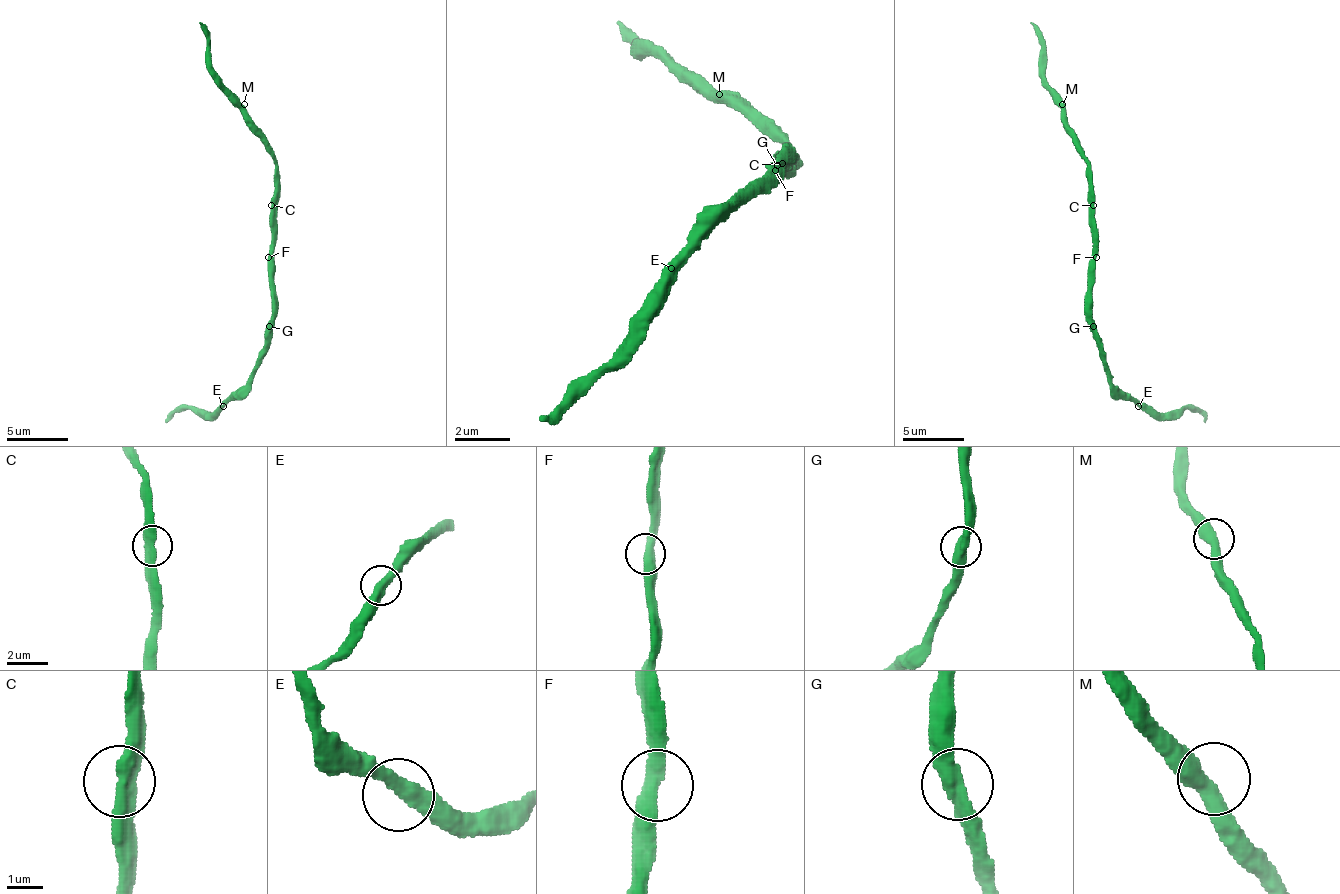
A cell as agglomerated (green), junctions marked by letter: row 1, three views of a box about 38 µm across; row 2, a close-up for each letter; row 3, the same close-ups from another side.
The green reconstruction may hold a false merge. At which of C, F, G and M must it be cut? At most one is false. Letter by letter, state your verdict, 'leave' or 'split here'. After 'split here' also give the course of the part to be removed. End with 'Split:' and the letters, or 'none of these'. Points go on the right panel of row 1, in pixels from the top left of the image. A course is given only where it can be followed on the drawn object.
C: leave
F: leave
G: leave
M: leave
Split: none of these

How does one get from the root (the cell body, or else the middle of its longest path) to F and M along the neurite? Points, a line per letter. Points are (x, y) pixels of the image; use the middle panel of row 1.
F: (782, 156), (782, 163), (775, 170)
M: (782, 156), (782, 163), (789, 156), (789, 149), (740, 101), (726, 101), (719, 94)

